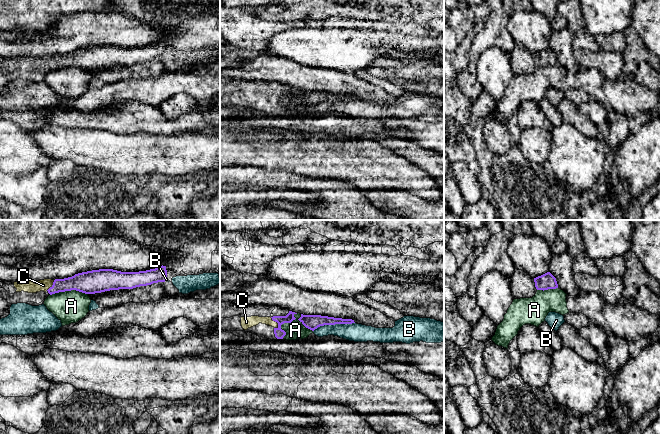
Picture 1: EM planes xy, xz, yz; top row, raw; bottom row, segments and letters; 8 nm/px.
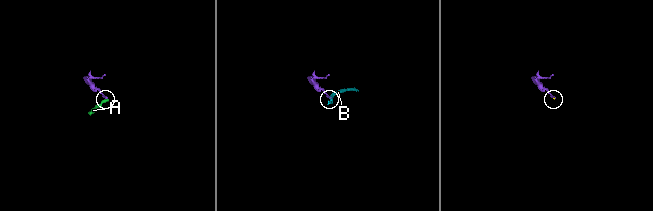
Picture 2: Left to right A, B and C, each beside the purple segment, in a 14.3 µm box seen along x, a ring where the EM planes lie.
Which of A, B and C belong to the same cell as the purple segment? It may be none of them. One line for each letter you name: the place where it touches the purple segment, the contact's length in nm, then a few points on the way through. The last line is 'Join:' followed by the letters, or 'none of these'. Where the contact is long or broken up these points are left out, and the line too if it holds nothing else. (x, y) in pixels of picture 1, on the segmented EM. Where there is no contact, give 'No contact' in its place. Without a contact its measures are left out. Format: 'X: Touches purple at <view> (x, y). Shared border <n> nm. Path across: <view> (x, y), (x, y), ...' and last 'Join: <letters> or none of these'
C: Touches purple at xz (276, 321). Shared border 110 nm
Join: C

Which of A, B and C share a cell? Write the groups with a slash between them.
A / B / C

